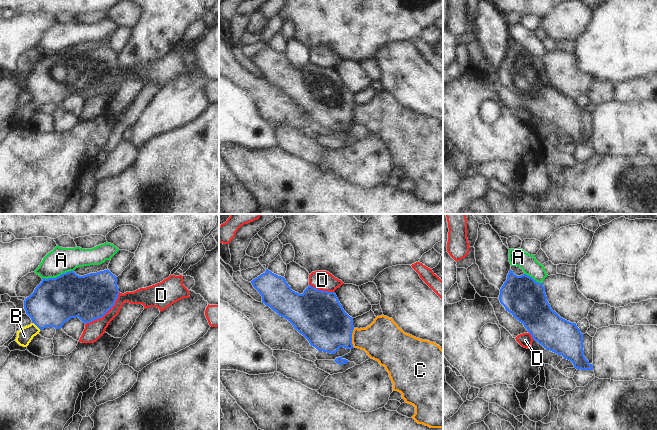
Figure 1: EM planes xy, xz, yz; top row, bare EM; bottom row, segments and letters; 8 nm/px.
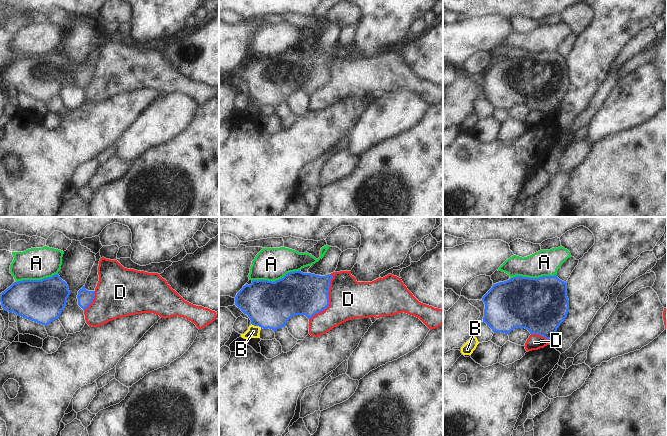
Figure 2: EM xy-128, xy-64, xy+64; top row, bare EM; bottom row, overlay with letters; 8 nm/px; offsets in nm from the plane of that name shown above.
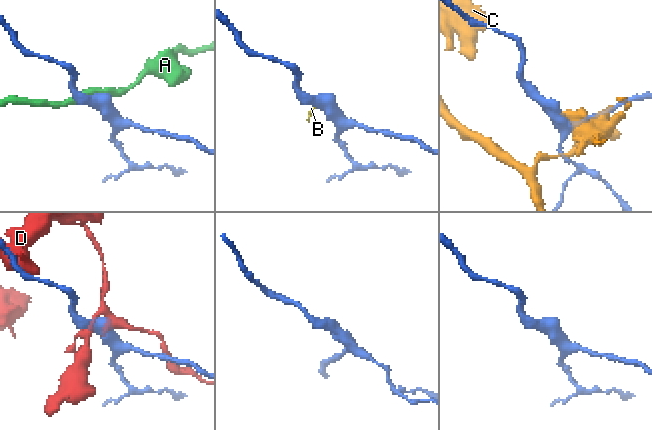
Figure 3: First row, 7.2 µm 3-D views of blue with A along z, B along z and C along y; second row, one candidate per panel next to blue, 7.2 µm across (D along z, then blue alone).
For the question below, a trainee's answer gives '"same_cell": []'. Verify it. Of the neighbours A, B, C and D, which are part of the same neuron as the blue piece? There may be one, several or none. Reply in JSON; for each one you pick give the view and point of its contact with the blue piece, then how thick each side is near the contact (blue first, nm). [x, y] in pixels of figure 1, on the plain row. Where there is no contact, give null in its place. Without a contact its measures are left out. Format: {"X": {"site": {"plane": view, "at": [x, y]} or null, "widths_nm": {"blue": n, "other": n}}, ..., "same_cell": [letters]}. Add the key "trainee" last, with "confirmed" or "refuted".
{"B": {"site": {"plane": "xy", "at": [36, 101]}, "widths_nm": {"blue": 380, "other": 130}}, "same_cell": ["B"], "trainee": "refuted"}

